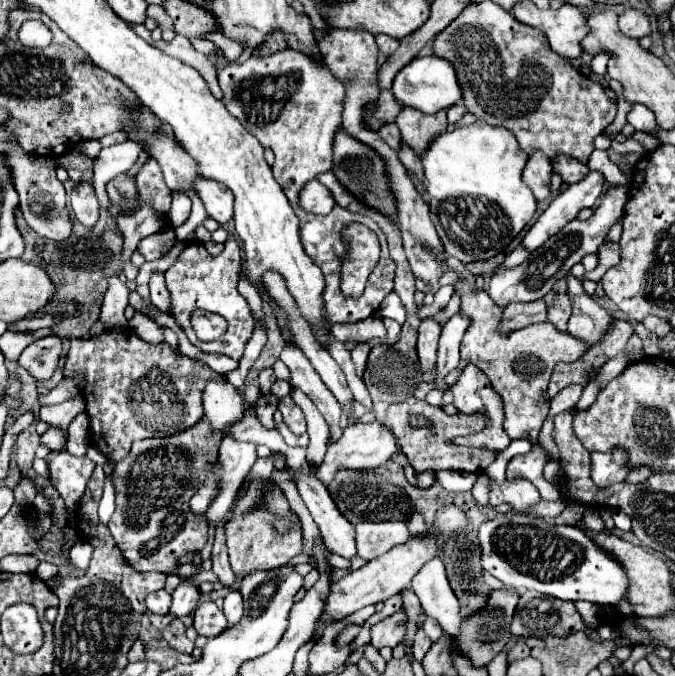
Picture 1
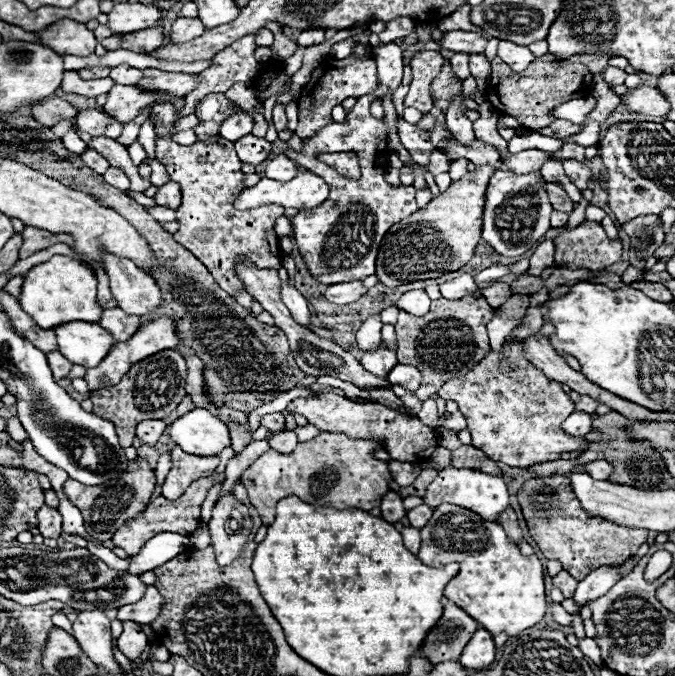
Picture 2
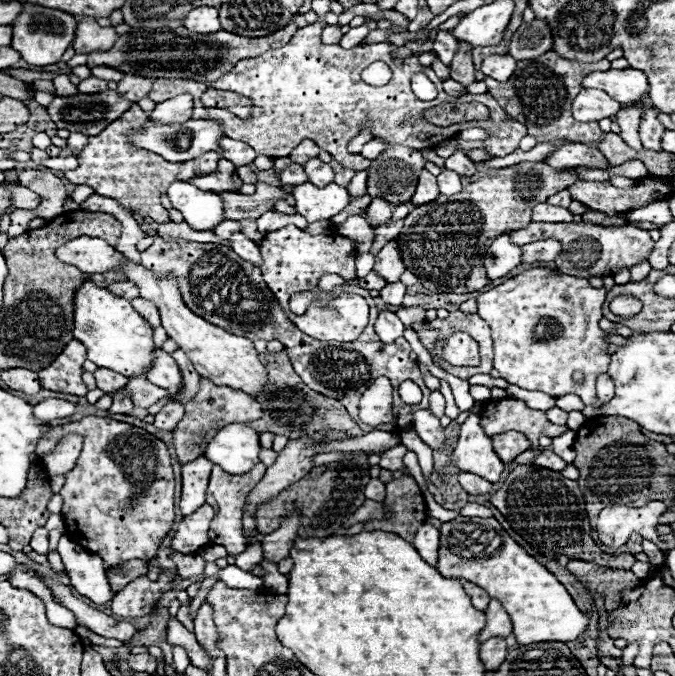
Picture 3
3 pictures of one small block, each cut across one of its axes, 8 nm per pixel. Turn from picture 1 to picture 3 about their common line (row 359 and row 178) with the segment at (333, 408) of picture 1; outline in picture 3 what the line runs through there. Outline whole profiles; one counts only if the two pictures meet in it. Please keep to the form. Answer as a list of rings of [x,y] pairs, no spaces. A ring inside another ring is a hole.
[[[290,164],[290,166],[286,166],[284,170],[282,170],[282,174],[280,174],[280,182],[284,184],[284,186],[296,186],[296,184],[300,184],[300,182],[308,182],[308,178],[306,178],[306,174],[304,174],[304,168],[300,166],[300,164]]]

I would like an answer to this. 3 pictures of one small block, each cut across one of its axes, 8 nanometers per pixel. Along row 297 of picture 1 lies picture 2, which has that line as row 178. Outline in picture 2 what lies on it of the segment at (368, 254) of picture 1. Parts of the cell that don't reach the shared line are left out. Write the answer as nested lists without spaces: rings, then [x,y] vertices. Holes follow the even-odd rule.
[[[336,152],[336,154],[328,154],[328,158],[324,158],[324,162],[346,178],[358,179],[359,177],[359,164],[355,153]]]

